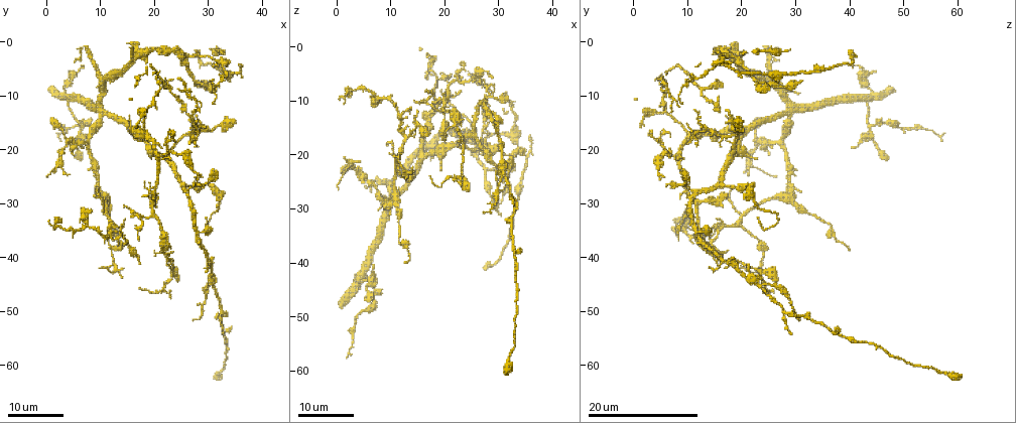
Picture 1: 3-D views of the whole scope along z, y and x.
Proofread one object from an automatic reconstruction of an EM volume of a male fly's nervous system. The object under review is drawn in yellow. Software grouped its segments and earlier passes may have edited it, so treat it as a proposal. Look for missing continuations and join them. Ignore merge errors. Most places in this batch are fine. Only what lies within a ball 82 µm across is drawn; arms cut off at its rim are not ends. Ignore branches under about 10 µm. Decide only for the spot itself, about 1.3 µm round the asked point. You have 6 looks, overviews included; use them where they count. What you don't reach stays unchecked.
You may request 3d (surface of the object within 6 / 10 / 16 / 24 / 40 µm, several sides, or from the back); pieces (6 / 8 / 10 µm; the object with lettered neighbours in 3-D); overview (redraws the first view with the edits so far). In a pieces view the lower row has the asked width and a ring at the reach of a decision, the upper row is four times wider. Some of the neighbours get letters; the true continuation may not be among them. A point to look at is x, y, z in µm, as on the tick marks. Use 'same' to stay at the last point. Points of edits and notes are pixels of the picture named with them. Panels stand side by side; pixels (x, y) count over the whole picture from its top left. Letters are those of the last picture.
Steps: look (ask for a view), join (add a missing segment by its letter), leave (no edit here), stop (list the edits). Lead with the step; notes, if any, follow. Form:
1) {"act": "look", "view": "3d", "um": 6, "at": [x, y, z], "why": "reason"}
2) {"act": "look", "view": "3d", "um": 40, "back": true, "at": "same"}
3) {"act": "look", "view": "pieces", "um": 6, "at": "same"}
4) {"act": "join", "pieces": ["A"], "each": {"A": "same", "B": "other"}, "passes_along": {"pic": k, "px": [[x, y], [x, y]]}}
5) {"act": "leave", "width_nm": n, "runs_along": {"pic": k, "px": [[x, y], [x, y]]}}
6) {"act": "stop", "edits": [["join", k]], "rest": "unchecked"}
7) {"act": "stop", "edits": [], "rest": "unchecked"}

{"act": "look", "view": "3d", "um": 16, "at": [30.0, 7.0, 31.5], "why": "end of a long branch"}

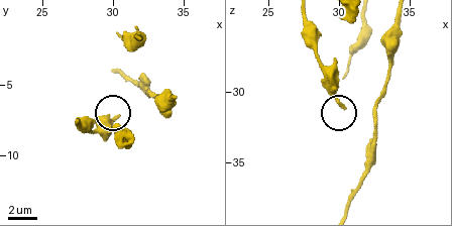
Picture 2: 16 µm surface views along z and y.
{"act": "look", "view": "pieces", "um": 8, "at": [30.2, 7.4, 31.2]}

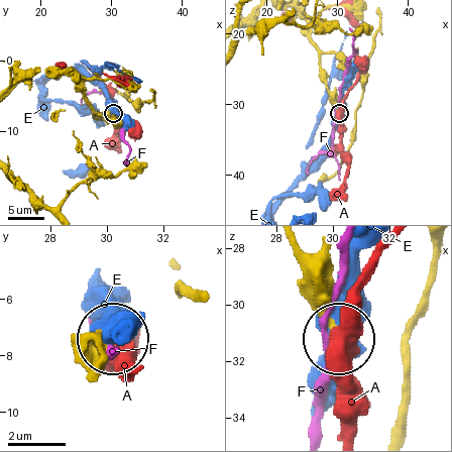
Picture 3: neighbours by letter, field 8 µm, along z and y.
{"act": "leave", "width_nm": 190, "each": {"A": "other", "E": "other", "F": "other"}, "runs_along": {"pic": 3, "px": [[291, 242], [305, 293], [336, 333]]}, "found": "none of them fits"}

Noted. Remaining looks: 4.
{"act": "look", "view": "3d", "um": 16, "at": [20.0, 21.5, 23.0], "why": "free end"}

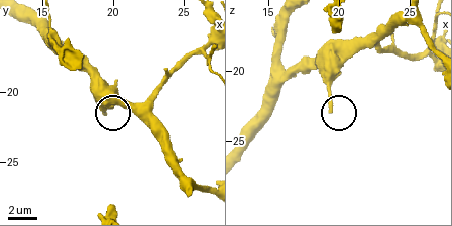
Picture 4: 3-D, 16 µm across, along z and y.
{"act": "look", "view": "pieces", "um": 10, "at": "same", "why": "what lies round it"}

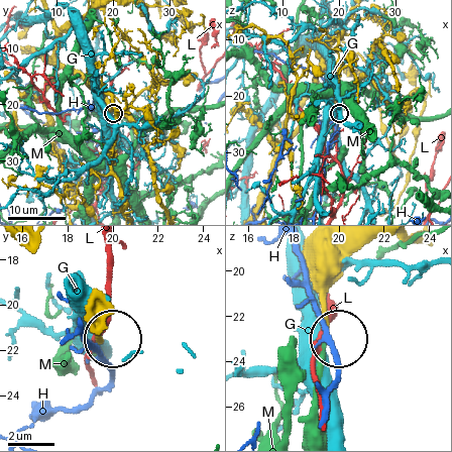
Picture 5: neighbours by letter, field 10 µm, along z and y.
{"act": "leave", "width_nm": 240, "each": {"G": "other", "H": "other", "L": "other", "M": "other"}, "found": "no lettered segment goes on from it"}

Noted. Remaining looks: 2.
{"act": "look", "view": "3d", "um": 16, "at": [34.0, 53.0, 38.0], "why": "branch stops here"}

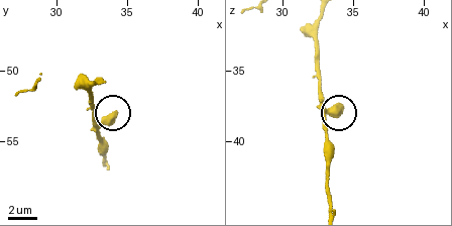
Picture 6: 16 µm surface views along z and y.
{"act": "look", "view": "pieces", "um": 8, "at": [34.2, 52.8, 37.6]}

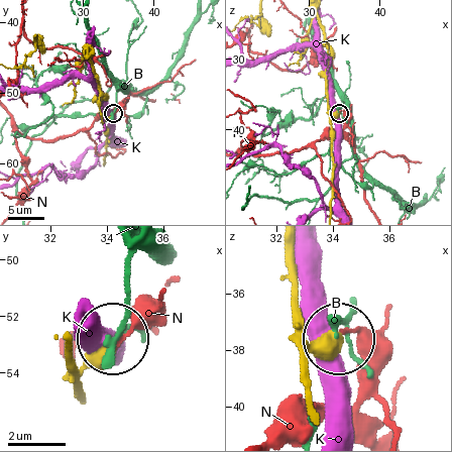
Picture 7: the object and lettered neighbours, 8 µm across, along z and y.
{"act": "leave", "each": {"B": "other", "K": "other", "N": "other"}, "runs_along": {"pic": 7, "px": [[317, 16], [330, 48], [327, 105], [330, 113], [339, 114]]}, "found": "no lettered segment goes on from it"}

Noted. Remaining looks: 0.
{"act": "stop", "edits": [], "rest": "unchecked"}

